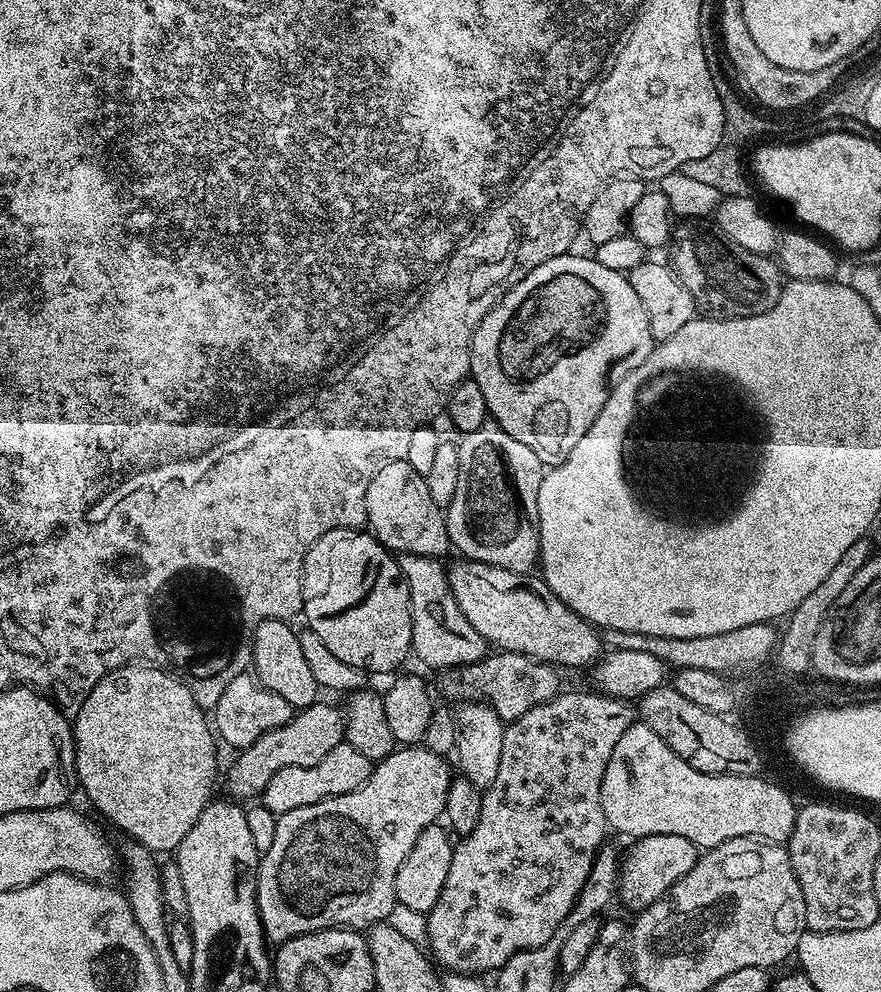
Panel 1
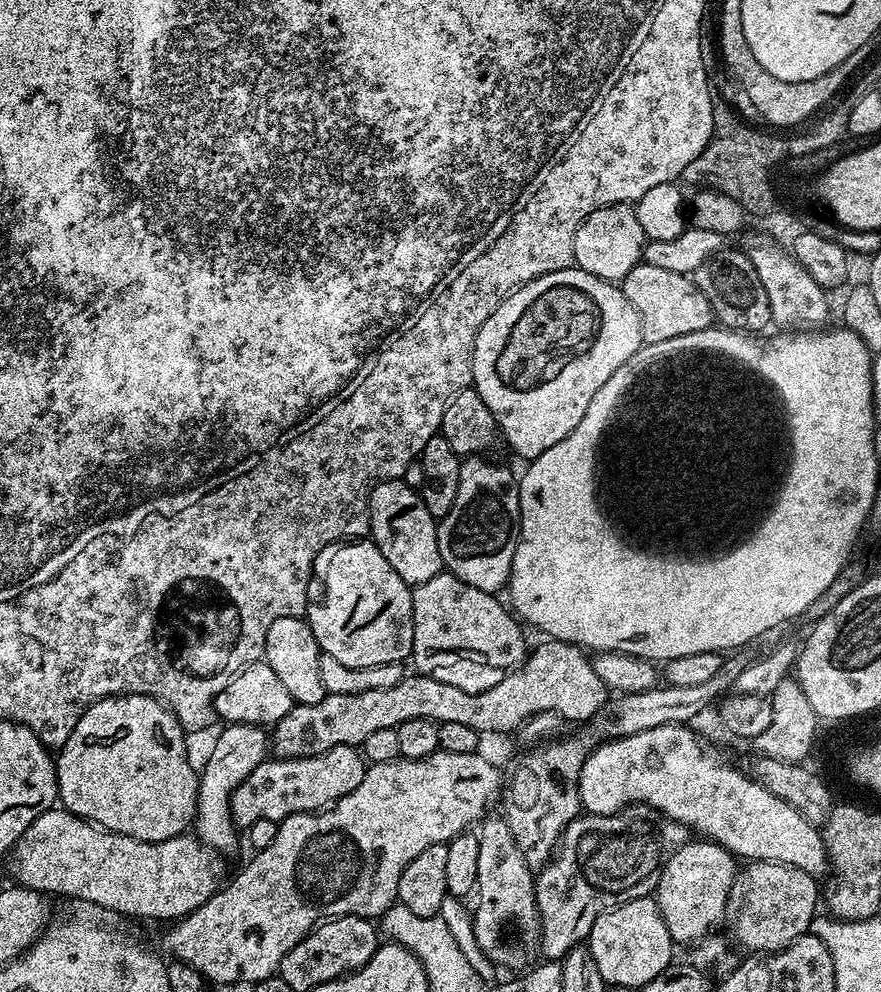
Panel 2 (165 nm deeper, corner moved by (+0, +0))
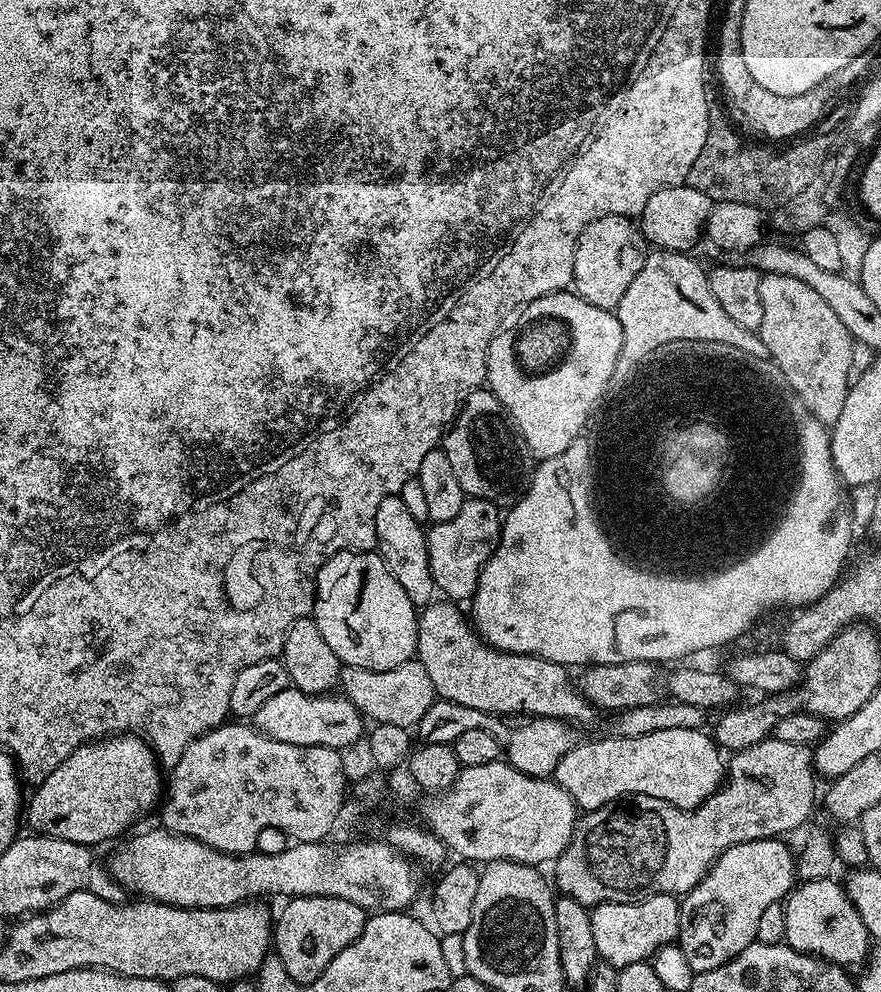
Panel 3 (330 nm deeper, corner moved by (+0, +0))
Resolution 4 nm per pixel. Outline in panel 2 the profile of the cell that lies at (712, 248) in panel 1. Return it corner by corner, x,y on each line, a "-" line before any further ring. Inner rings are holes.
725,250
712,256
694,273
698,290
706,294
706,302
710,302
713,317
723,327
733,332
760,334
764,327
772,324
770,302
766,298
766,286
762,286
762,278
758,278
758,270
753,257
744,252

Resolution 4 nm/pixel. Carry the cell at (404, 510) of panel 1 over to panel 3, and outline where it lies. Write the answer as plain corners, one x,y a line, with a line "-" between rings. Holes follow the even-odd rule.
400,496
382,498
376,515
376,543
380,557
386,562
390,574
402,586
406,598
417,606
427,606
437,599
438,589
434,574
430,574
430,554
425,525
402,503

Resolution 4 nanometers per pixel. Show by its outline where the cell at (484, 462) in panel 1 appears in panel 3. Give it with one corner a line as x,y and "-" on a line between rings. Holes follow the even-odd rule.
465,499
462,510
450,522
432,524
427,529
428,553
430,554
430,574
445,597
464,596
470,598
476,593
478,578
482,574
485,562
496,552
500,544
502,512
491,500

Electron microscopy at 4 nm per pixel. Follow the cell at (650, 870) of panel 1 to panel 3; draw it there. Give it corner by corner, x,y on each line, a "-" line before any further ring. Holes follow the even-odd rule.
773,838
730,846
702,882
682,897
678,945
694,973
729,964
746,946
757,943
764,915
772,904
779,905
787,897
798,880
797,857
784,843
783,839

